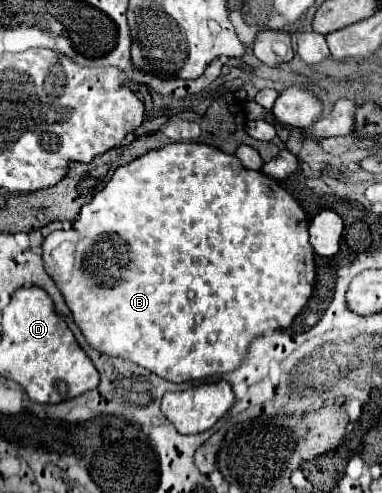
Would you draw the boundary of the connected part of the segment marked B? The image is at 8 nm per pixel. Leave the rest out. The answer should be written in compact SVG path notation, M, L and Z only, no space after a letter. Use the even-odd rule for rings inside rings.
M168 144L118 168L104 186L104 190L100 190L88 204L80 208L80 214L70 230L56 230L44 240L42 258L46 272L58 284L68 308L72 310L76 326L82 330L92 348L108 356L134 362L164 380L190 382L234 370L236 366L240 366L250 342L258 334L276 328L288 328L294 316L304 308L312 294L316 268L314 250L308 242L308 222L310 220L300 204L276 180L268 178L262 172L242 168L236 156L224 154L222 150L206 144ZM58 248L62 252L60 260L52 256L52 252Z

